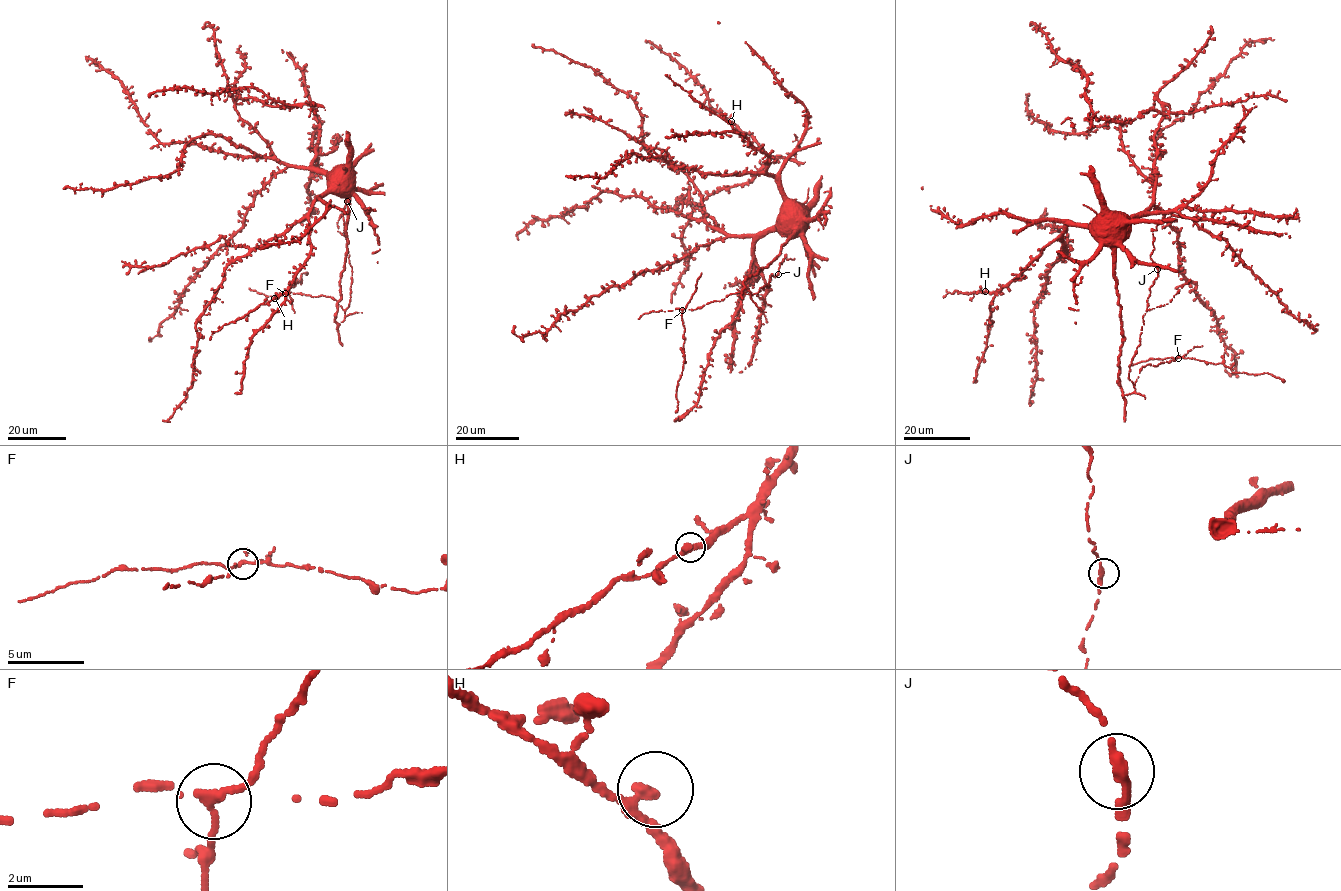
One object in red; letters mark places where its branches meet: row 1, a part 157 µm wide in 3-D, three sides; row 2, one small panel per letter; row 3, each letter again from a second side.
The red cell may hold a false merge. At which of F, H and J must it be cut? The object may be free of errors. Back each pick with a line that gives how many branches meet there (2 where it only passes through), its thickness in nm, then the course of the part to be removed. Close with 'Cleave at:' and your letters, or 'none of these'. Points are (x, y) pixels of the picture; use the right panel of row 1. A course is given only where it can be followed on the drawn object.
F: 2 | 240 nm | (1177, 358), (1223, 363), (1234, 373), (1268, 373), (1284, 382)
Cleave at: F

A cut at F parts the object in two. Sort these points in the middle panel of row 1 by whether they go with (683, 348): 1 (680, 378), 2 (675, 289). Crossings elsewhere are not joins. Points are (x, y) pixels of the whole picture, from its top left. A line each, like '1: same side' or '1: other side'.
1: same side
2: other side

